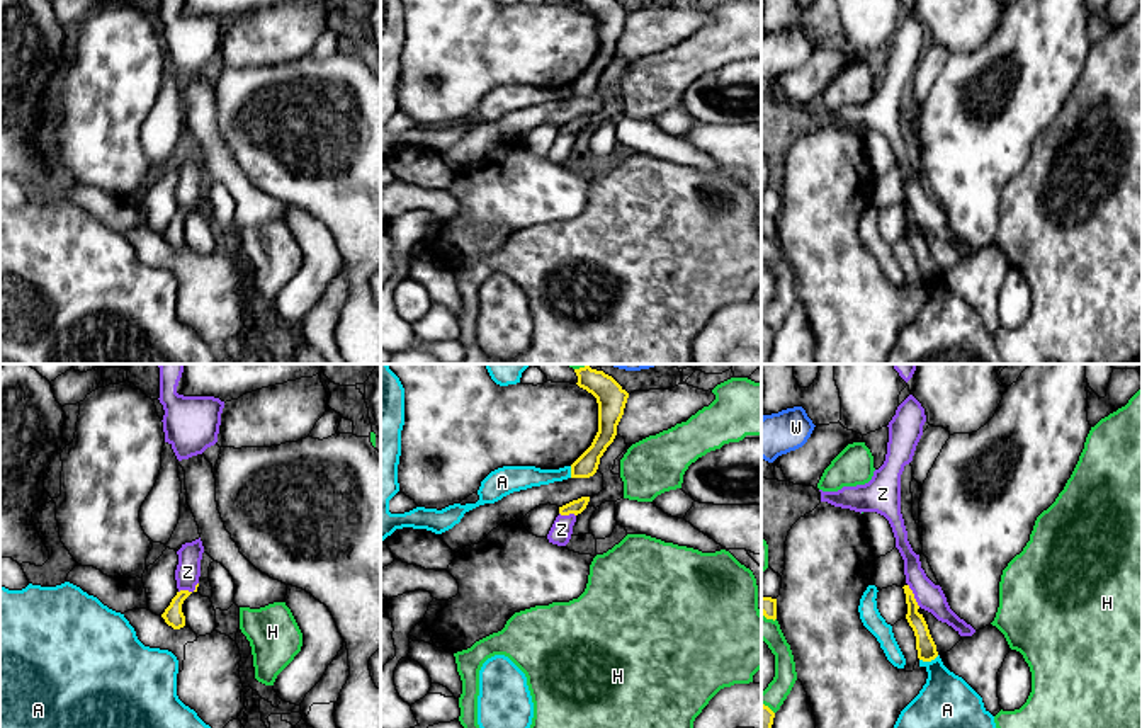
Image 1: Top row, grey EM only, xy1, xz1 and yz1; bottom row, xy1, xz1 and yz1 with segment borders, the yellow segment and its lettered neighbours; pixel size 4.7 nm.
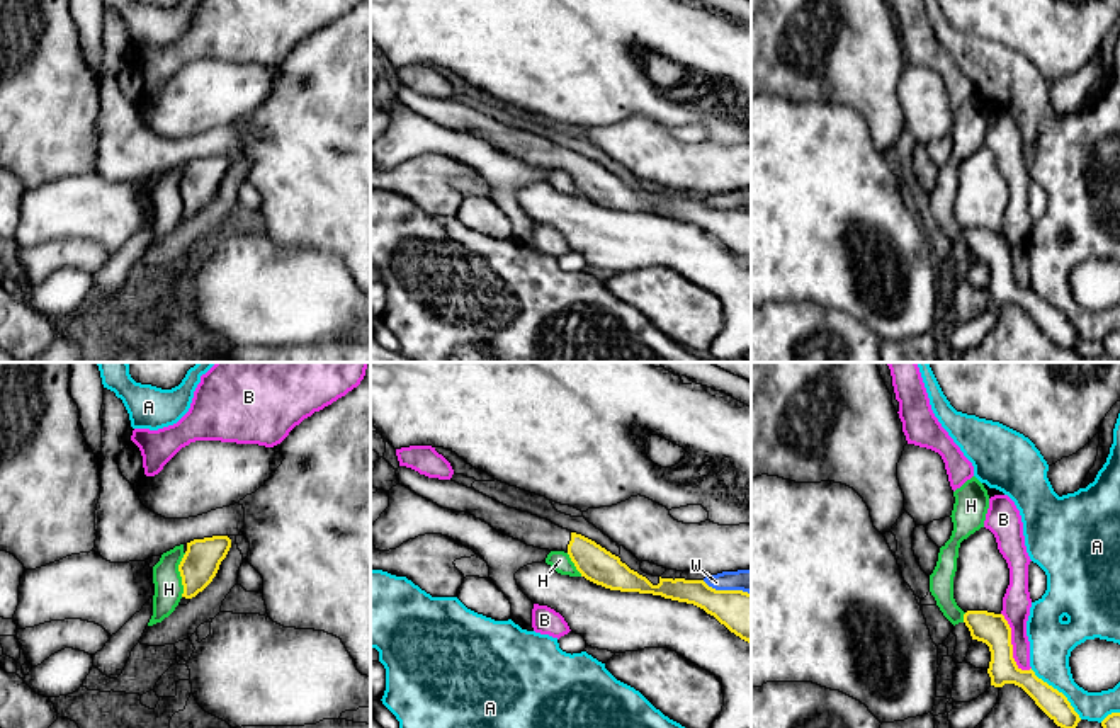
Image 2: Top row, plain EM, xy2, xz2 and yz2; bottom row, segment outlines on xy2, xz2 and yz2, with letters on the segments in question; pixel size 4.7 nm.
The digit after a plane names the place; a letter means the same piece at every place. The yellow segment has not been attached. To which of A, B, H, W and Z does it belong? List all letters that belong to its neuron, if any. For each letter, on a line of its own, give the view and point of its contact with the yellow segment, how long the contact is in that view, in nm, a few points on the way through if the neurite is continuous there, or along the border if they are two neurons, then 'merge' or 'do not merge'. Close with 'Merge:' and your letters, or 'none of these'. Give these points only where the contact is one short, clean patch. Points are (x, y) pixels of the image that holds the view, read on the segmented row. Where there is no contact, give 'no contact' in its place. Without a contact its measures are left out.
A: contact yz2 (1057, 691); length 340 nm; do not merge
B: contact yz2 (1012, 645); length 300 nm; do not merge
H: contact xy2 (181, 575); length 200 nm; do not merge
W: contact xz2 (726, 591); length 240 nm; do not merge
Z: contact xy1 (187, 591); length 110 nm; border xy1 (197, 582), (192, 591), (179, 592); do not merge
Merge: none of these

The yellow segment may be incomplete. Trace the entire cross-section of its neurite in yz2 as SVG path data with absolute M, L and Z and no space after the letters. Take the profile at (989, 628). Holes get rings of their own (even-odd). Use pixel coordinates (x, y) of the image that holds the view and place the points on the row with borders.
M967 611L964 623L972 640L989 646L991 662L987 674L991 685L1015 684L1021 687L1035 704L1061 728L1076 728L1081 721L1067 697L1038 679L1035 672L1021 670L1013 658L1011 628L1003 614L987 611Z

